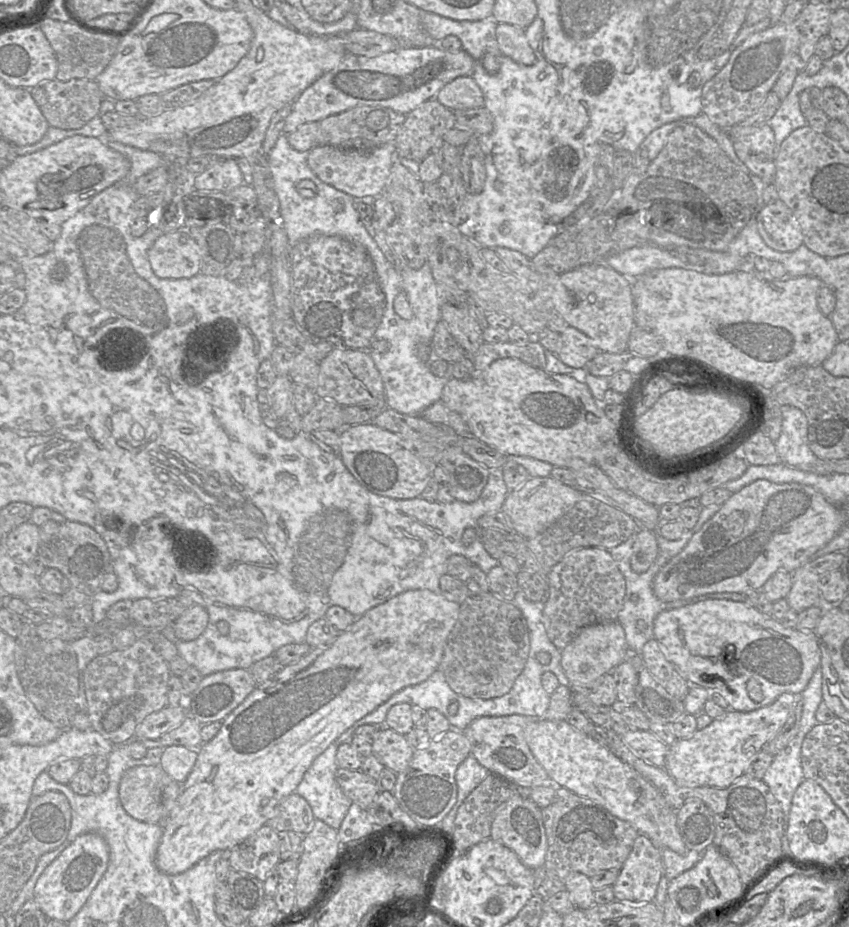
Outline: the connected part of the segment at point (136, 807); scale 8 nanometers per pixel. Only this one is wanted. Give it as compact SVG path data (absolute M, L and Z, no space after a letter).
M135 766L125 771L119 784L119 799L133 818L162 823L163 770L160 766Z

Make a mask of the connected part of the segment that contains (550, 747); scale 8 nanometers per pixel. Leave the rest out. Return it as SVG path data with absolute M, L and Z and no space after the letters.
M537 719L526 727L525 740L531 753L555 786L563 787L578 796L595 802L613 816L630 823L640 834L647 836L660 849L668 848L680 855L685 855L688 852L677 828L676 812L669 806L661 793L634 769L591 737L575 729L566 721Z

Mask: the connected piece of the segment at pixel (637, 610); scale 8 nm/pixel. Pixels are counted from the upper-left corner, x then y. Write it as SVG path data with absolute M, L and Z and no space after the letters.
M686 529L683 532L682 536L675 541L669 541L663 536L661 536L656 530L654 531L656 533L657 543L659 548L658 555L652 566L643 573L634 572L630 566L630 557L632 554L632 546L635 541L635 534L625 542L609 550L612 558L617 563L617 566L626 582L626 593L624 596L623 607L619 612L617 622L619 622L622 625L625 631L625 637L628 644L628 648L632 654L639 654L643 646L649 640L654 639L654 634L653 634L654 620L659 613L665 610L676 609L688 604L692 604L704 600L710 600L710 599L721 599L721 600L731 600L731 601L742 600L741 593L730 593L730 592L702 594L690 599L674 600L670 602L664 602L659 600L653 591L654 577L668 561L670 561L674 556L676 556L683 550L683 548L687 545L689 540L694 535L694 529Z

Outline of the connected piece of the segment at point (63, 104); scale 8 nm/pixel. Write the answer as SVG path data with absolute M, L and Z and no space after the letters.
M53 79L43 81L29 90L49 126L66 130L81 128L92 118L99 116L100 104L104 98L96 79L71 79L69 81Z

